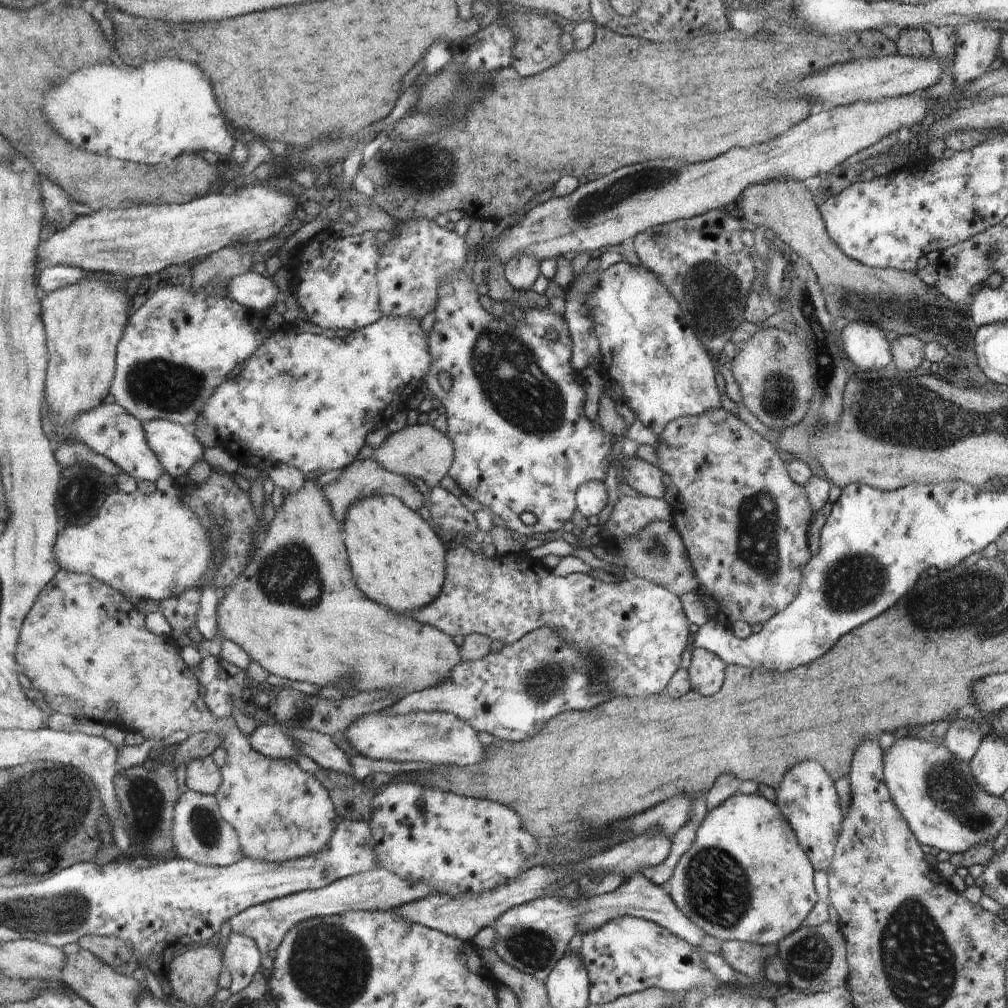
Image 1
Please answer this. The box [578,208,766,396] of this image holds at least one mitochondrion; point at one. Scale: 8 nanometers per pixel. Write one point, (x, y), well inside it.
(712, 294)

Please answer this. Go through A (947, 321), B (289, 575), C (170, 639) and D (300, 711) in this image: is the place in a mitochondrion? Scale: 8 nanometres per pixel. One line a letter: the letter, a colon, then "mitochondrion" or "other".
A: mitochondrion
B: mitochondrion
C: other
D: mitochondrion

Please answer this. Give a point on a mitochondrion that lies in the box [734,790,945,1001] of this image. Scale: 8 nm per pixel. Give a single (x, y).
(809, 957)

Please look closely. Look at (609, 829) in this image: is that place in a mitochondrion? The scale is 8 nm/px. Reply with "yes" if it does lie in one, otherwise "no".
no

